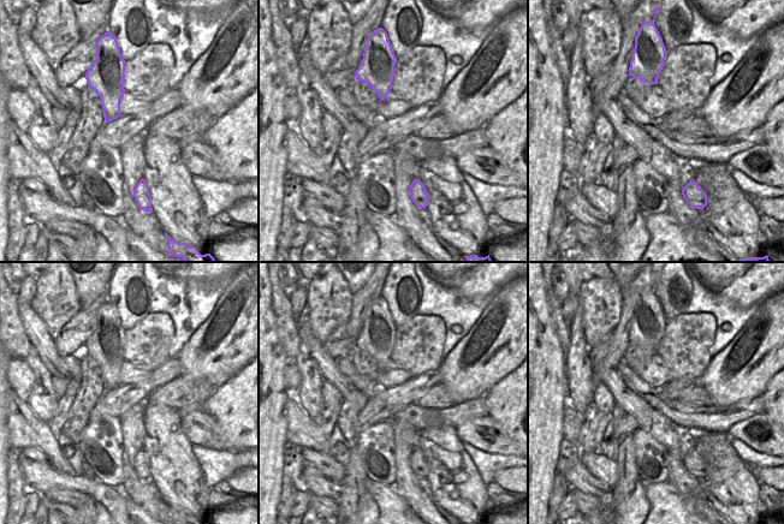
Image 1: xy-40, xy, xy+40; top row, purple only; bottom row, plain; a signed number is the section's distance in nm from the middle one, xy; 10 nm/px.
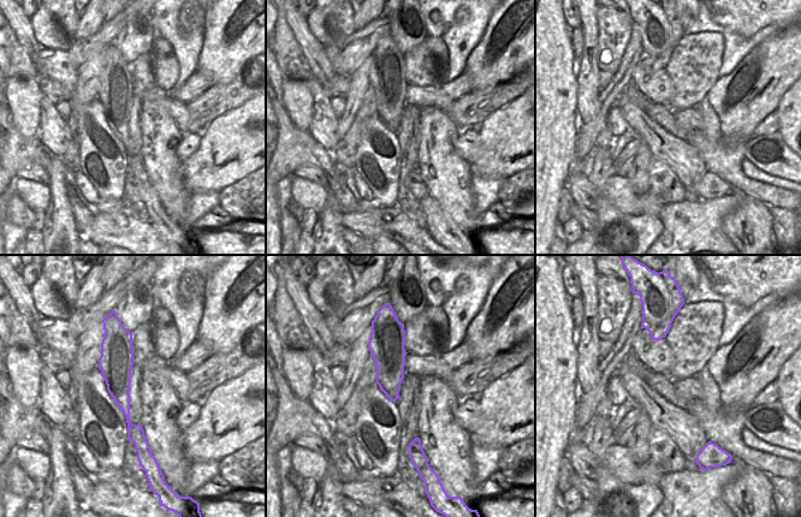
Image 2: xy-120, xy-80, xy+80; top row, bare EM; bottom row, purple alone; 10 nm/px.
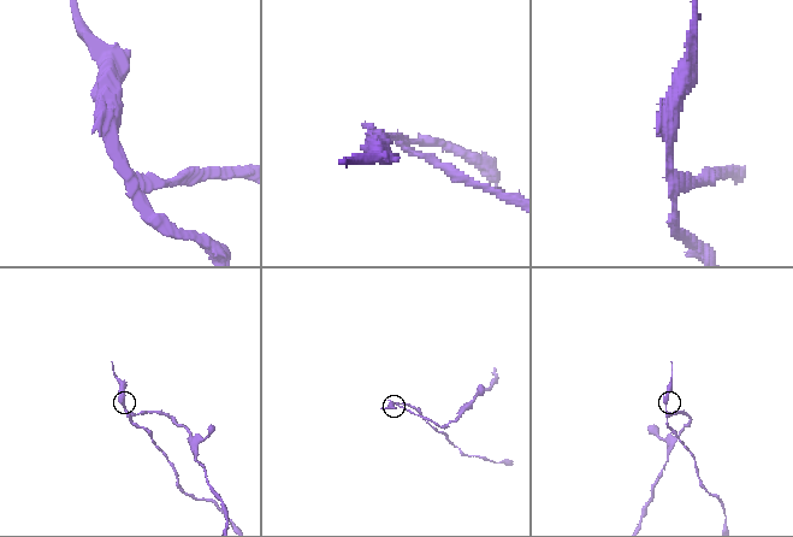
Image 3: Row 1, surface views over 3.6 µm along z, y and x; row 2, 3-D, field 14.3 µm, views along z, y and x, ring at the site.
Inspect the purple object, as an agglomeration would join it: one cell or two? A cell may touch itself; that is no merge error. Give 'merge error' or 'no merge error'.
merge error

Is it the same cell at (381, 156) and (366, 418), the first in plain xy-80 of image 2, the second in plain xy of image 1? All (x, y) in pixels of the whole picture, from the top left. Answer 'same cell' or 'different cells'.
different cells

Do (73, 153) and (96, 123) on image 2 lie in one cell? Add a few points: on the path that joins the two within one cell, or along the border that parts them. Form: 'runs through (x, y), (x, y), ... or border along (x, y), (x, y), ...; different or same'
border along (76, 141), (81, 166); different

